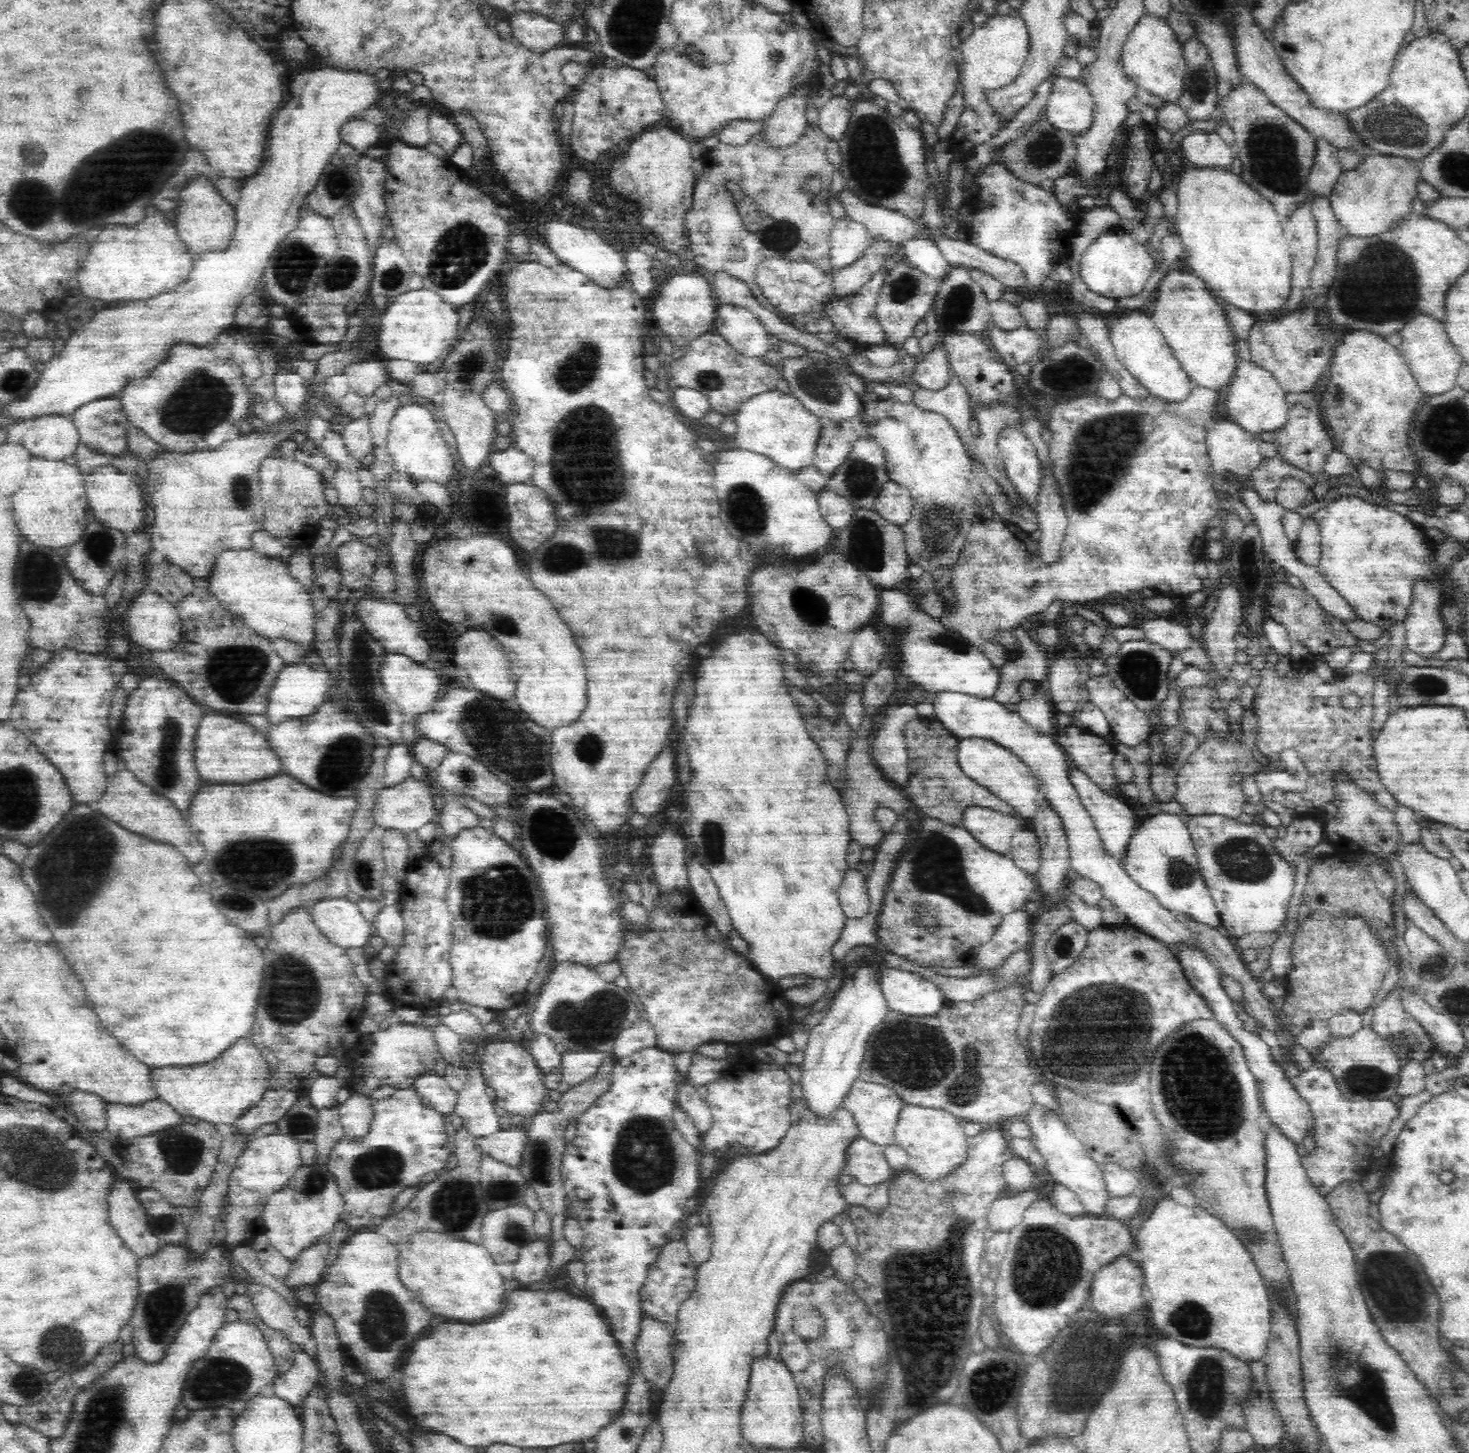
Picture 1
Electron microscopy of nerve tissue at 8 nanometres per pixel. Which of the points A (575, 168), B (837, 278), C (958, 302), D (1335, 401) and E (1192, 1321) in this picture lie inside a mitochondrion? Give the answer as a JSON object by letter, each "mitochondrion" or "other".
{"A":"other","B":"other","C":"mitochondrion","D":"mitochondrion","E":"mitochondrion"}

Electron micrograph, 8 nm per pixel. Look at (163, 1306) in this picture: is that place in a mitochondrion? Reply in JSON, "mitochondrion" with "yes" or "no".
{"mitochondrion":"yes"}

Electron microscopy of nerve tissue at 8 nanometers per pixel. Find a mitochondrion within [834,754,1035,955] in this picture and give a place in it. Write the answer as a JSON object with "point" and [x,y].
{"point":[941,870]}

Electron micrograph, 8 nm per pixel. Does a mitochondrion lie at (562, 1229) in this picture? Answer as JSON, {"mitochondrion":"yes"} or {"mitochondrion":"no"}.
{"mitochondrion":"no"}

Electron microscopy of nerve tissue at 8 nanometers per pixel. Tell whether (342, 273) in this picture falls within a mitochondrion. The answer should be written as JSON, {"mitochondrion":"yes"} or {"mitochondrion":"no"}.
{"mitochondrion":"yes"}

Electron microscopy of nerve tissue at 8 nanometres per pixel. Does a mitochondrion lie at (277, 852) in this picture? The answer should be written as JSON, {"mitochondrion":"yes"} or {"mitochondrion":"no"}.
{"mitochondrion":"yes"}

